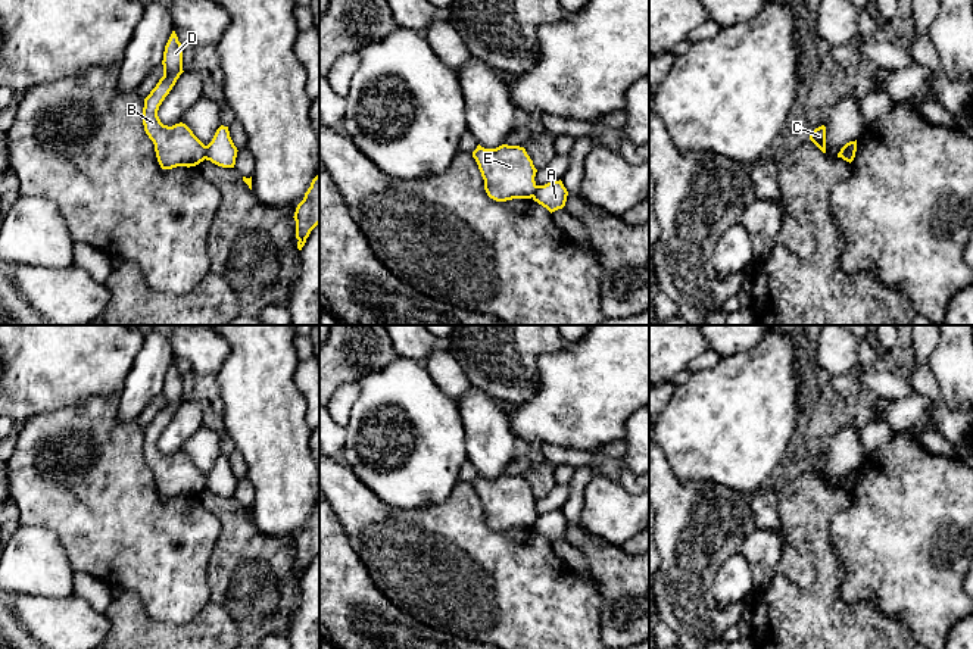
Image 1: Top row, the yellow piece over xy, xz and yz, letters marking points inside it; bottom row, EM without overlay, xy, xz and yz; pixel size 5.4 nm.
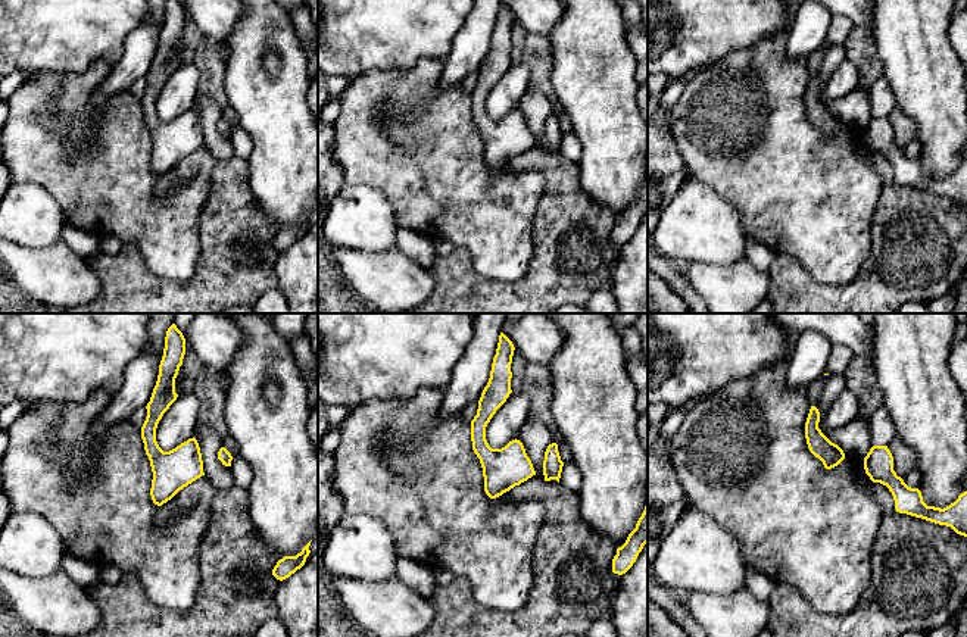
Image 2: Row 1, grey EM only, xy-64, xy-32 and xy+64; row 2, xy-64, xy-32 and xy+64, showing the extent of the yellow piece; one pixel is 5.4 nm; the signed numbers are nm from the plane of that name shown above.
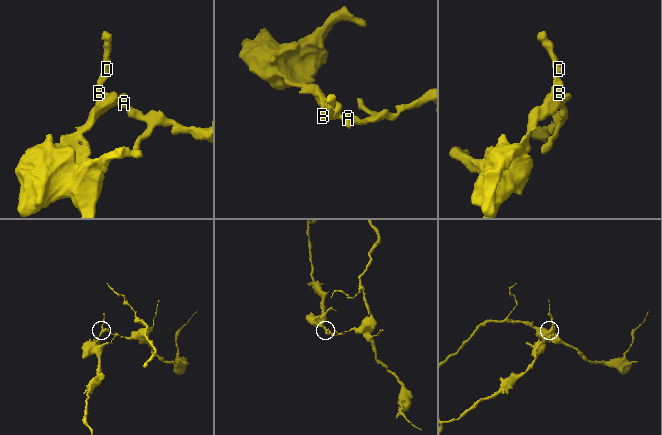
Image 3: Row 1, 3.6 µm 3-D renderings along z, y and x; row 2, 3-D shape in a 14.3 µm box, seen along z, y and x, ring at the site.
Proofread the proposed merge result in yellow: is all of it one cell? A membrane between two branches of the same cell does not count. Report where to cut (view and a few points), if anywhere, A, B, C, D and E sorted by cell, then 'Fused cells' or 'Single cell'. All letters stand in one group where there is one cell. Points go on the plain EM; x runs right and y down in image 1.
Split along xy (203, 476), (205, 487). Groups: A / B C D E. Fused cells

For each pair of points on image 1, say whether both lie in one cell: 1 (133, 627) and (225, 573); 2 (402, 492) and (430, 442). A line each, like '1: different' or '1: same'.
1: same
2: same

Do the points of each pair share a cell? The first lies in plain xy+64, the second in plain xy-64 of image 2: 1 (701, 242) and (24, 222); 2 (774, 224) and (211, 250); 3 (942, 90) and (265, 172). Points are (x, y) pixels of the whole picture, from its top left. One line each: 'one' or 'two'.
1: one
2: two
3: one

